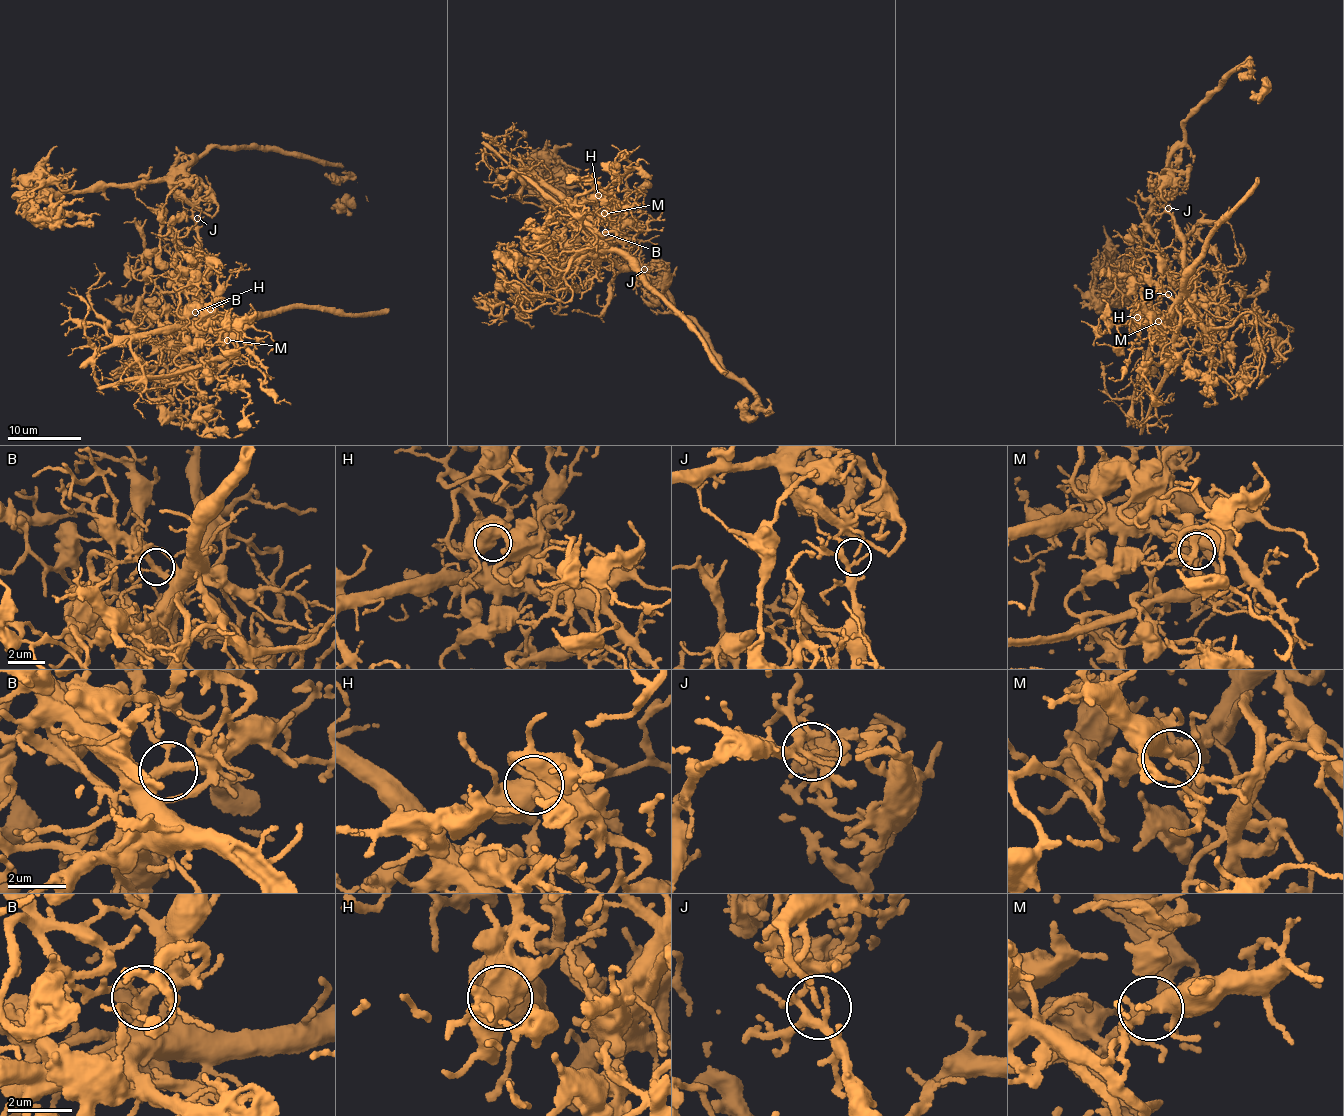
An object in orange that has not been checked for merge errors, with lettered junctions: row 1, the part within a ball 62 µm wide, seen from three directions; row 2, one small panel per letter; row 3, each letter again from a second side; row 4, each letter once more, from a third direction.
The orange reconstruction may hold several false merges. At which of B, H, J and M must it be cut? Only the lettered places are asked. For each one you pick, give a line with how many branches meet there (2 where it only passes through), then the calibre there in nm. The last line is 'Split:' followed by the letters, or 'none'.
B: Branches: 3. Thickness 280 nm
J: Branches: 3. Thickness 150 nm
Split: B, J

